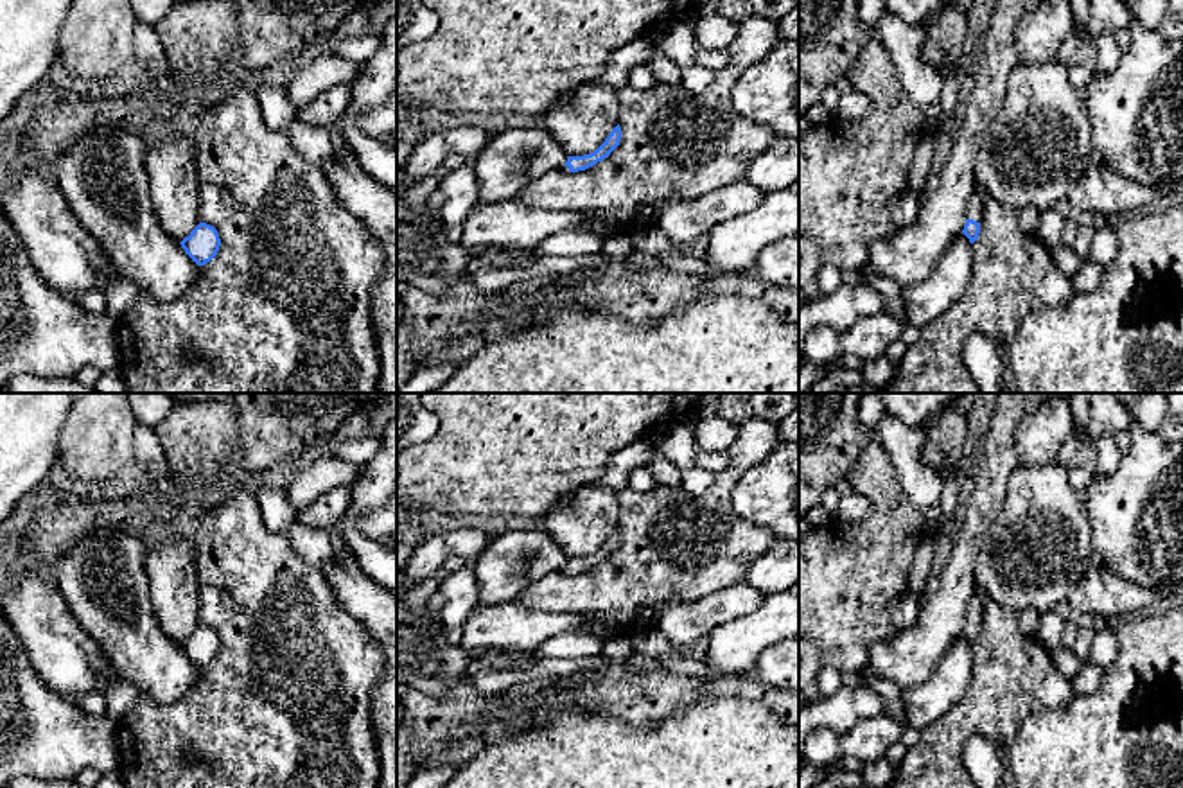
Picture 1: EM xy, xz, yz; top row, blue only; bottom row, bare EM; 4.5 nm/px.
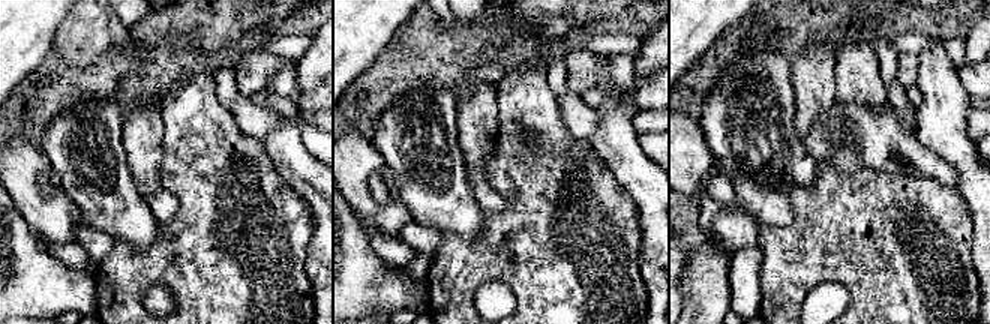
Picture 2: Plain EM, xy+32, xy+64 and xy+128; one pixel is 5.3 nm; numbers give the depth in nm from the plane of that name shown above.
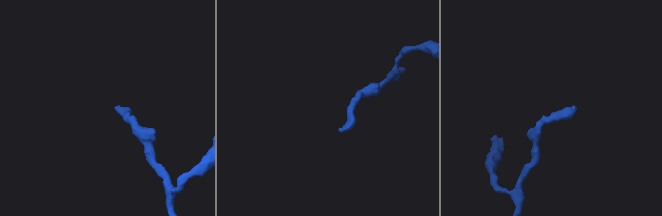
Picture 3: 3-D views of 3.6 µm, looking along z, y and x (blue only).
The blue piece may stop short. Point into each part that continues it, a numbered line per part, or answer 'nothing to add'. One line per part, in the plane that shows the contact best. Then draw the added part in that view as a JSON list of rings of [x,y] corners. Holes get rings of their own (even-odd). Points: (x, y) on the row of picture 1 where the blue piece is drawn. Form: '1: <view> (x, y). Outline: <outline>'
1: yz (975, 205). Outline: [[[977,185],[977,188],[968,203],[968,217],[966,219],[973,219],[977,223],[982,221],[982,210],[984,210],[986,197],[987,197],[987,190],[982,185]]]

